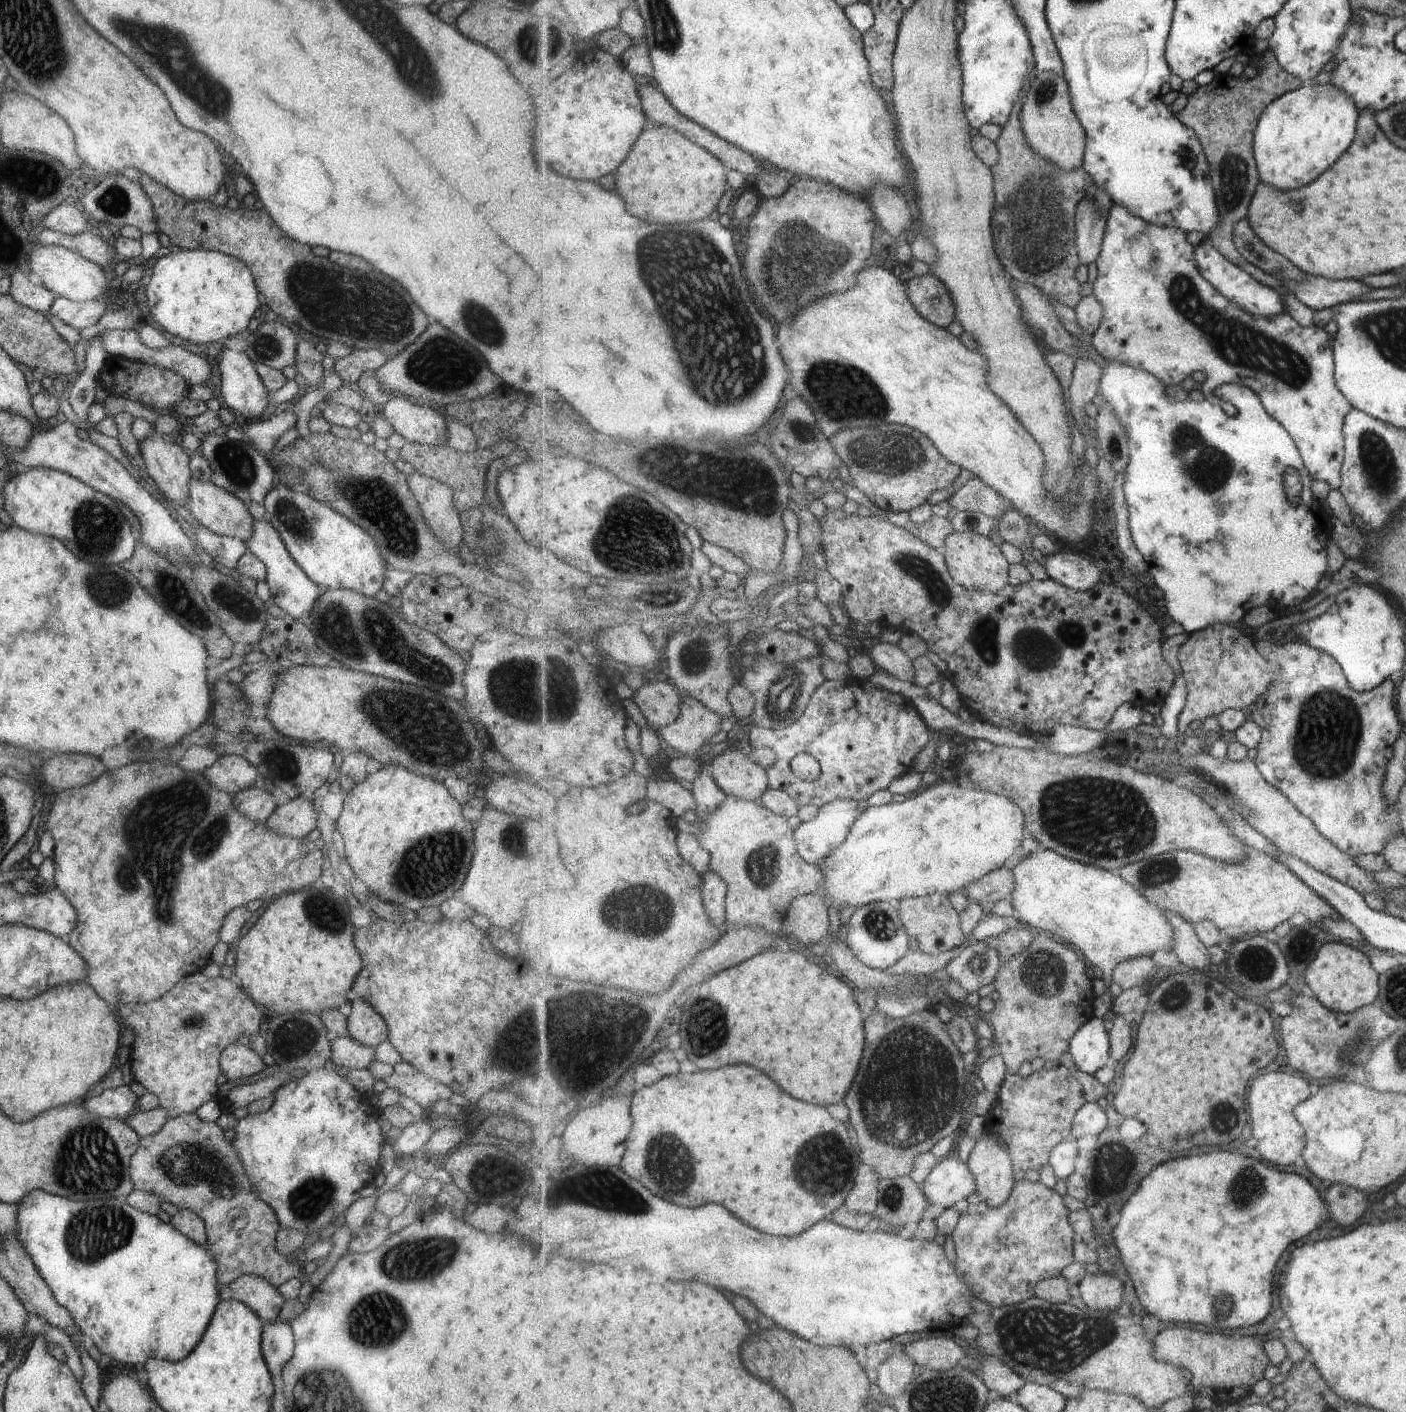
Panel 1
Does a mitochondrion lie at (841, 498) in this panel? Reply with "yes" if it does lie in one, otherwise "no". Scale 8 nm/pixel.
no

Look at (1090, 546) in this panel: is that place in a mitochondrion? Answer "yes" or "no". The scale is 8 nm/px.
no

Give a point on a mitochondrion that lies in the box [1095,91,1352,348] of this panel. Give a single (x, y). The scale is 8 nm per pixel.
(1233, 174)

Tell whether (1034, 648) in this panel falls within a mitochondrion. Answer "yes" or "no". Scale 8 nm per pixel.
yes

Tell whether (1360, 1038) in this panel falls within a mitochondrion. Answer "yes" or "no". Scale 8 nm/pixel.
yes

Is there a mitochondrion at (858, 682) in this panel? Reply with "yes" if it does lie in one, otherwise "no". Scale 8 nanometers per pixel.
no

